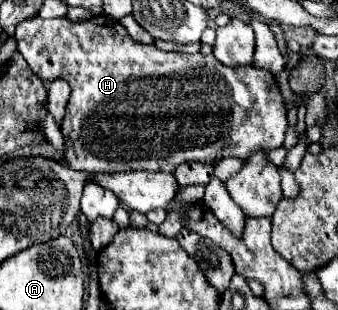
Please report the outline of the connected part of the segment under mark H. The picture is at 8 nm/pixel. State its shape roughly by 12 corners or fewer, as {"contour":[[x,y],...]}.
{"contour":[[18,24],[72,94],[76,170],[174,172],[284,142],[274,76],[138,44]]}

